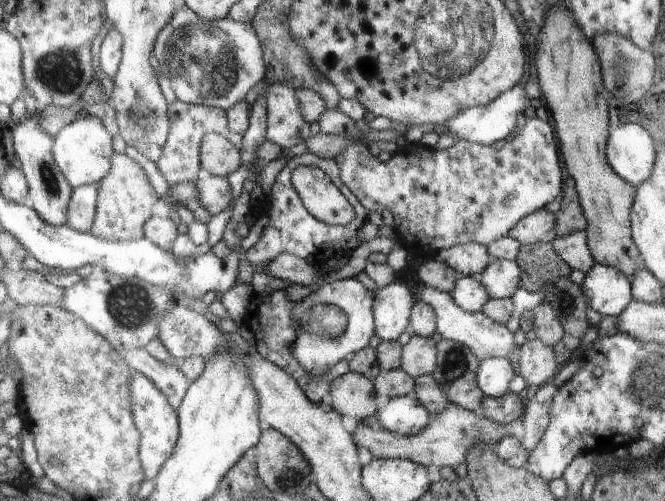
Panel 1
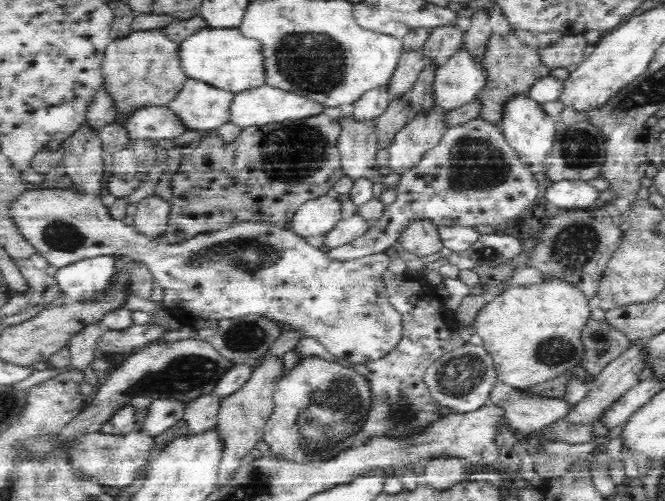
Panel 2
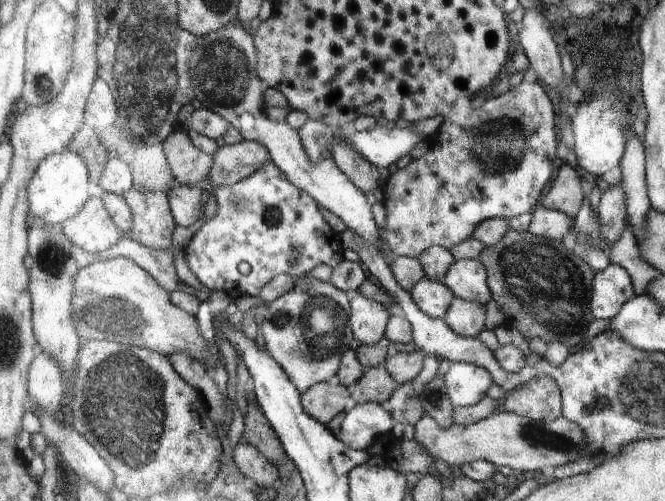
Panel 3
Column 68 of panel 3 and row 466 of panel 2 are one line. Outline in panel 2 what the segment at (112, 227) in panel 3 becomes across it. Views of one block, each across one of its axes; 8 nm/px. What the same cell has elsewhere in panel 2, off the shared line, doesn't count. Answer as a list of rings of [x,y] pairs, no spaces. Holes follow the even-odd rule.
[[[268,352],[260,358],[258,364],[253,365],[248,380],[245,380],[244,384],[236,389],[236,392],[223,396],[219,408],[217,428],[223,432],[225,447],[220,463],[218,484],[224,484],[228,480],[230,472],[234,468],[238,468],[244,455],[248,454],[250,449],[255,448],[255,444],[263,438],[264,424],[275,407],[273,394],[285,372],[286,368],[282,356]]]

